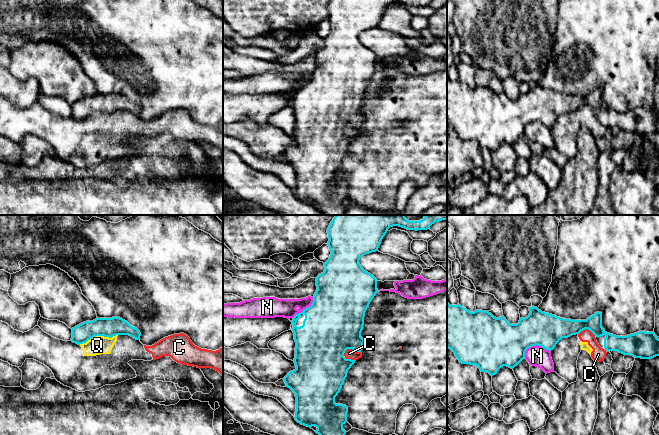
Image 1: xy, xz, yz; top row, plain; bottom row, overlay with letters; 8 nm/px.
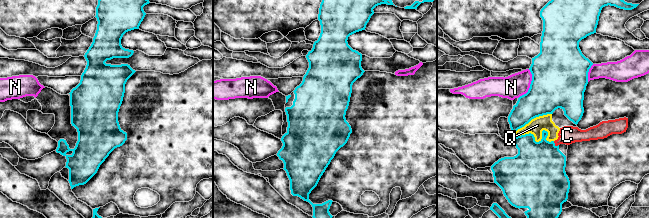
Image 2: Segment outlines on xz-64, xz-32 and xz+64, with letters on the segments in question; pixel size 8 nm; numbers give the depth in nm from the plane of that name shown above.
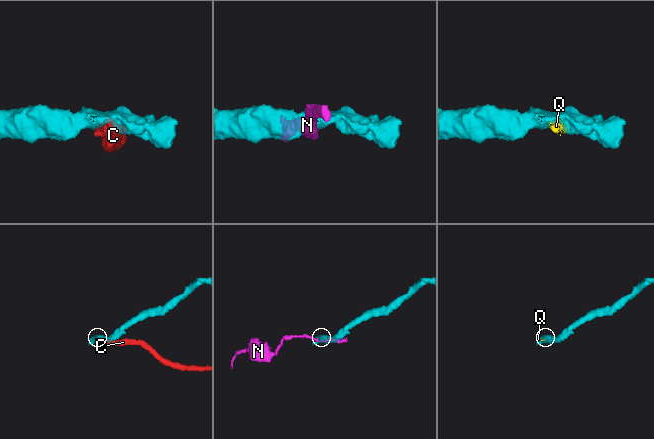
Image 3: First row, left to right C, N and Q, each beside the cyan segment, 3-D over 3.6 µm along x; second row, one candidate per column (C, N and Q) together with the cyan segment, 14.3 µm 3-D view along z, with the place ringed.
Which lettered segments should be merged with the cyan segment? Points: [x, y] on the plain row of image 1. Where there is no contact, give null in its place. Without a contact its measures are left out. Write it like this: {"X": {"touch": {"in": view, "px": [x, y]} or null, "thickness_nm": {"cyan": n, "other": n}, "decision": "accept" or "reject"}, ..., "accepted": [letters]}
{"C": {"touch": {"in": "xz", "px": [350, 124]}, "thickness_nm": {"cyan": 460, "other": 80}, "decision": "reject"}, "N": {"touch": {"in": "yz", "px": [534, 121]}, "thickness_nm": {"cyan": 360, "other": 160}, "decision": "reject"}, "Q": {"touch": {"in": "xy", "px": [98, 111]}, "thickness_nm": {"cyan": 160, "other": 150}, "decision": "reject"}, "accepted": []}

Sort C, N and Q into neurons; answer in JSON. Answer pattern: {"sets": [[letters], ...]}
{"sets": [["C", "Q"], ["N"]]}

